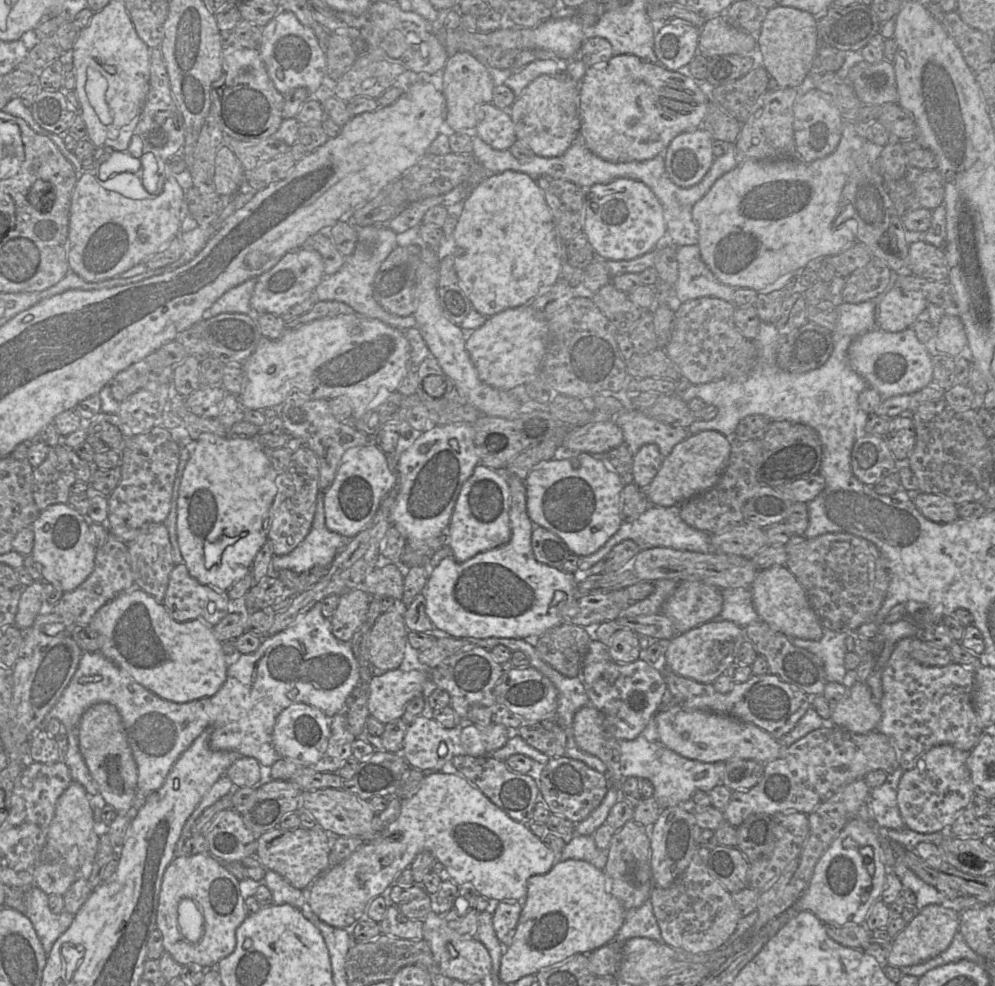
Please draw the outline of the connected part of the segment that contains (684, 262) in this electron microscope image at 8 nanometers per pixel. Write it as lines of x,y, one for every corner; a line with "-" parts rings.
698,245
675,248
678,279
673,301
684,303
700,297
716,297
733,303
734,288
720,282
701,258

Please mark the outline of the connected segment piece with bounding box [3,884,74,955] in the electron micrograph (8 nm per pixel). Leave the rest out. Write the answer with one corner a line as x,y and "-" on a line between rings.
34,884
26,889
6,889
3,906
17,910
30,920
47,955
74,918
65,911
54,914
48,905
48,895

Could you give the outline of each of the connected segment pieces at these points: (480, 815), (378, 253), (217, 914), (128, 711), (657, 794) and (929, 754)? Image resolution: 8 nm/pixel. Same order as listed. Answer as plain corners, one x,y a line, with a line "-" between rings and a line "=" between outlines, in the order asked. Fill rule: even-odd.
430,772
425,774
416,793
402,798
400,815
393,823
377,833
371,842
365,842
345,861
326,870
310,885
308,905
327,925
350,930
365,918
369,902
391,887
397,874
410,867
416,855
423,851
431,852
445,866
449,879
459,887
472,884
479,895
510,904
525,898
531,876
546,874
559,859
526,824
511,819
464,776
=
354,226
357,232
357,243
354,252
345,257
342,267
331,276
324,276
320,284
309,298
314,303
319,301
339,301
349,305
357,314
373,319
404,331
416,327
413,315
400,317
387,312
373,296
373,283
380,266
390,253
398,247
397,234
389,227
383,226
=
202,854
177,855
163,874
157,908
156,926
162,934
165,952
168,952
181,965
195,964
203,969
216,968
218,962
229,956
236,947
236,930
247,917
244,901
240,892
239,880
228,872
219,861
-
183,898
193,900
204,917
203,936
195,943
186,940
178,928
178,905
=
319,602
308,612
300,615
285,630
263,637
255,652
241,654
237,662
228,665
226,681
215,695
186,703
175,703
157,696
134,681
100,652
83,652
70,683
44,717
37,731
45,730
53,718
61,722
68,740
68,749
61,761
68,767
72,780
81,784
92,796
97,795
99,790
79,749
79,724
83,713
99,702
114,705
121,715
138,769
137,791
152,793
161,788
176,760
207,728
211,728
210,746
213,750
231,751
241,756
253,757
261,765
271,767
281,758
274,747
273,730
278,715
284,709
294,703
304,703
319,709
331,718
345,711
346,698
360,680
359,664
350,643
342,642
333,635
331,619
325,618
321,611
322,603
=
643,735
633,740
618,740
621,752
620,771
624,777
646,778
654,787
653,797
660,809
689,802
697,790
709,792
722,784
725,762
704,763
685,758
660,742
650,742
=
950,744
934,746
923,752
911,769
904,770
897,788
897,803
905,826
930,834
951,826
975,794
967,766
968,751

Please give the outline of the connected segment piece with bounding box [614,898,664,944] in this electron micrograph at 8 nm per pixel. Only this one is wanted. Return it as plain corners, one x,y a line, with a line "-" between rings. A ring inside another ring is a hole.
650,898
640,907
626,910
623,925
614,941
624,944
628,939
634,937
646,937
664,943

